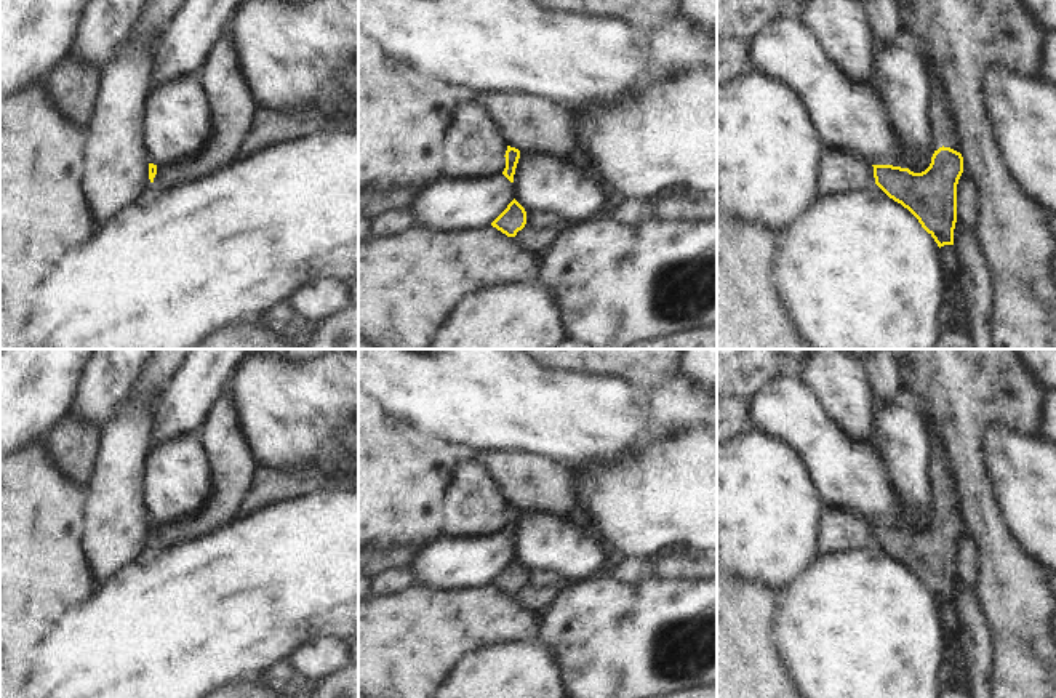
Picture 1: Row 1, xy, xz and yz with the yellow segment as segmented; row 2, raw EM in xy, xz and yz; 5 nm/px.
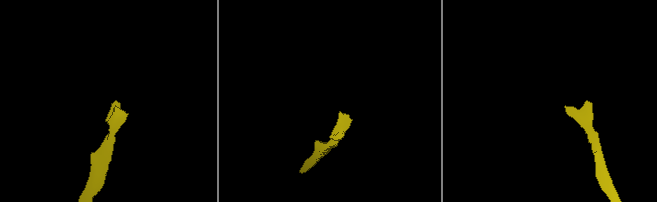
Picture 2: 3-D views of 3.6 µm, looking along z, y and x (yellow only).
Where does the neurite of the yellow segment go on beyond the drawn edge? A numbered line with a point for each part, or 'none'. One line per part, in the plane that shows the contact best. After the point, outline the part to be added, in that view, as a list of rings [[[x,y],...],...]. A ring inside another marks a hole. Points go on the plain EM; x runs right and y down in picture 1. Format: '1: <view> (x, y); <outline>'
1: yz (944, 485); [[[922,415],[928,435],[928,479],[931,488],[933,507],[950,506],[960,511],[958,485],[942,437],[938,434],[934,423]]]

